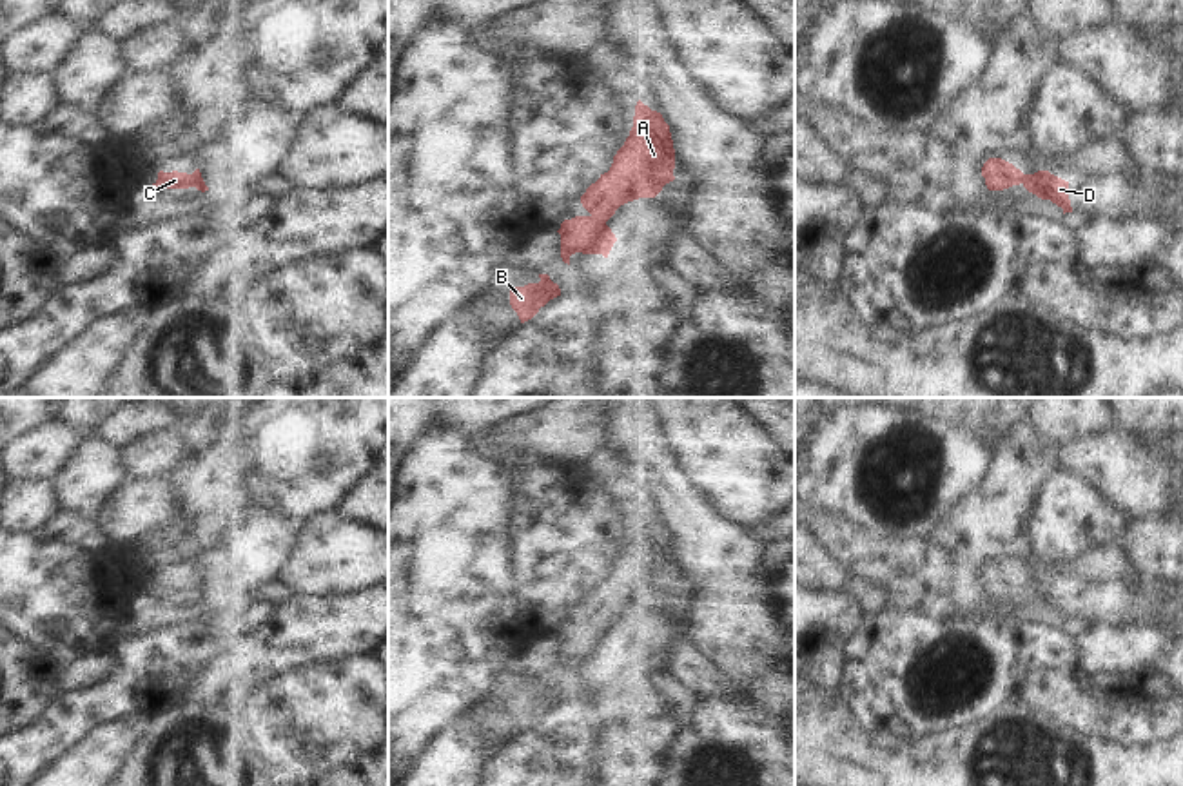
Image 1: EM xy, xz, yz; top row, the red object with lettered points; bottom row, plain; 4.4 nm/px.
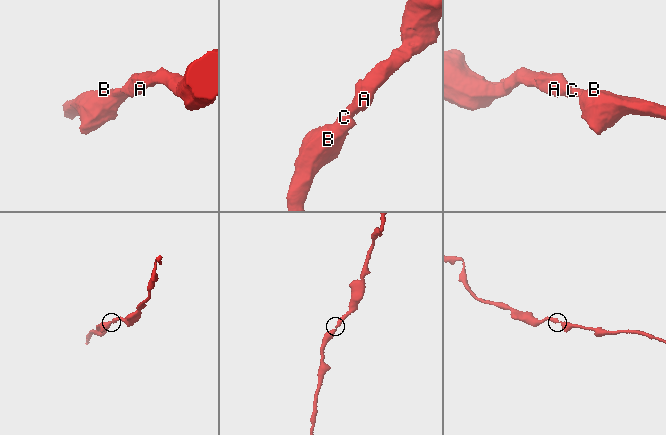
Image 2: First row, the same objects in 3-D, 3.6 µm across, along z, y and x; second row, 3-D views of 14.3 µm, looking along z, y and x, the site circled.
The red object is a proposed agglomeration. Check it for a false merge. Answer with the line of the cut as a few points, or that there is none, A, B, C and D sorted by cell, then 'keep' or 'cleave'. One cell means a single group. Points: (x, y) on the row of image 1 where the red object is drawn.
cut none; groups A B C D; keep

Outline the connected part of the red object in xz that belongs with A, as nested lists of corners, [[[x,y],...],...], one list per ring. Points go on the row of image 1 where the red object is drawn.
[[[639,100],[630,136],[613,156],[610,171],[581,196],[590,214],[564,220],[557,231],[562,261],[570,265],[570,256],[575,252],[608,258],[617,238],[606,221],[628,201],[655,198],[675,180],[673,169],[675,149],[670,125],[660,113]]]

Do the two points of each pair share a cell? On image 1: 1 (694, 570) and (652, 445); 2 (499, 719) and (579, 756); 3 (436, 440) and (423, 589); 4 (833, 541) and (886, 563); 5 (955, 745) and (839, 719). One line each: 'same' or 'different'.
1: same
2: different
3: same
4: same
5: same

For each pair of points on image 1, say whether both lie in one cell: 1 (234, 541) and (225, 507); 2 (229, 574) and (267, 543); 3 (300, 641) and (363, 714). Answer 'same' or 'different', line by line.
1: different
2: same
3: different

